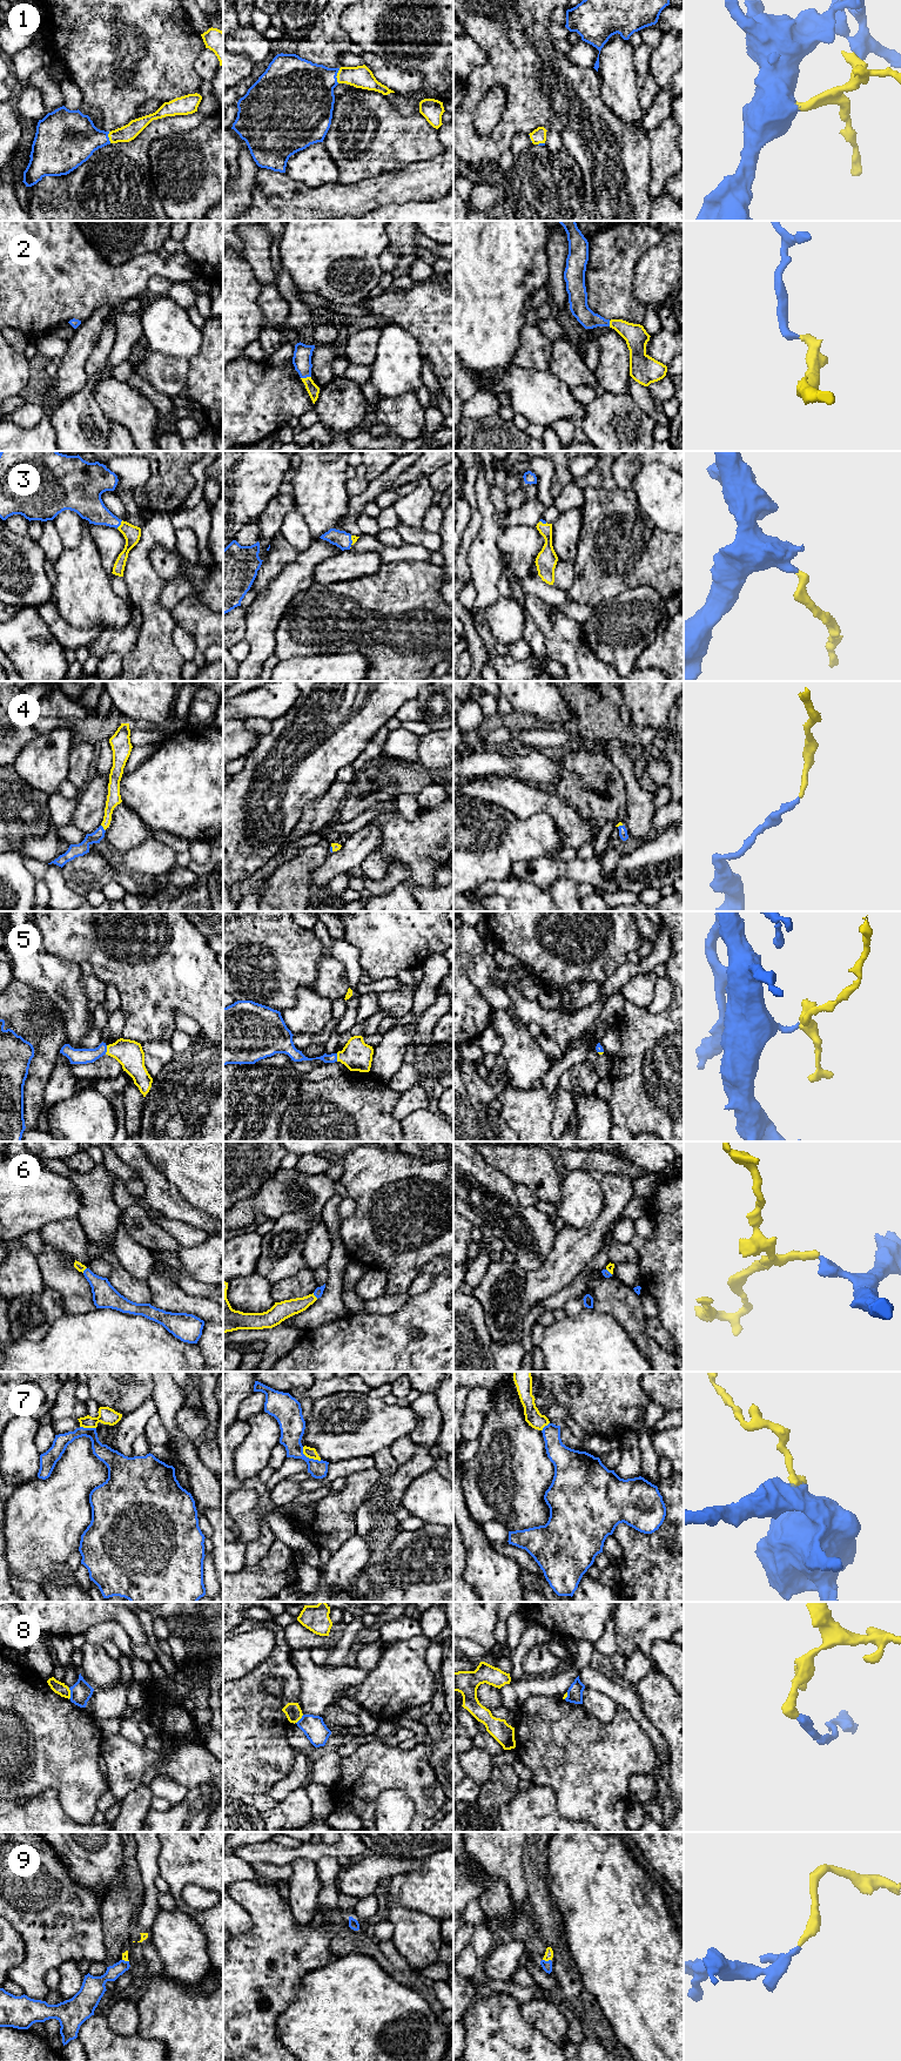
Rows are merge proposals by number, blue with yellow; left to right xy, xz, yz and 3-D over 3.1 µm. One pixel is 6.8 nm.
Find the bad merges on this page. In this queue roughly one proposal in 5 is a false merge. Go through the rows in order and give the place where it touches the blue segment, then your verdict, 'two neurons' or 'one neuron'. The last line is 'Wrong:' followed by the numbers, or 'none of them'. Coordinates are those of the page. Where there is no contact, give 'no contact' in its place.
1: xz (336, 75) | one neuron
2: xz (306, 377) | one neuron
3: xy (120, 524) | one neuron
4: xy (102, 828) | one neuron
5: xy (106, 1050) | one neuron
6: xz (315, 1295) | one neuron
7: xz (308, 1457) | two neurons
8: xy (71, 1694) | two neurons
9: yz (546, 1961) | one neuron
Wrong: 7, 8

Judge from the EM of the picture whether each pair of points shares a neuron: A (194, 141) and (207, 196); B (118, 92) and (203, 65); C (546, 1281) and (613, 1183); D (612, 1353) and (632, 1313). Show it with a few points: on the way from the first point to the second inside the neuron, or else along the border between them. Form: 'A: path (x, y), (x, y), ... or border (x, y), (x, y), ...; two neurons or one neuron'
A: path (194, 155), (194, 182); one neuron
B: border (206, 48), (194, 65), (194, 69), (201, 79); two neurons
C: path (570, 1257), (609, 1218), (613, 1207); one neuron
D: border (602, 1312), (609, 1313), (614, 1318), (639, 1352); two neurons

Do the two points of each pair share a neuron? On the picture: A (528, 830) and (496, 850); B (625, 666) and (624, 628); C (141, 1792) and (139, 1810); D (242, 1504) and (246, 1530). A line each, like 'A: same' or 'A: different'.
A: same
B: same
C: same
D: same

